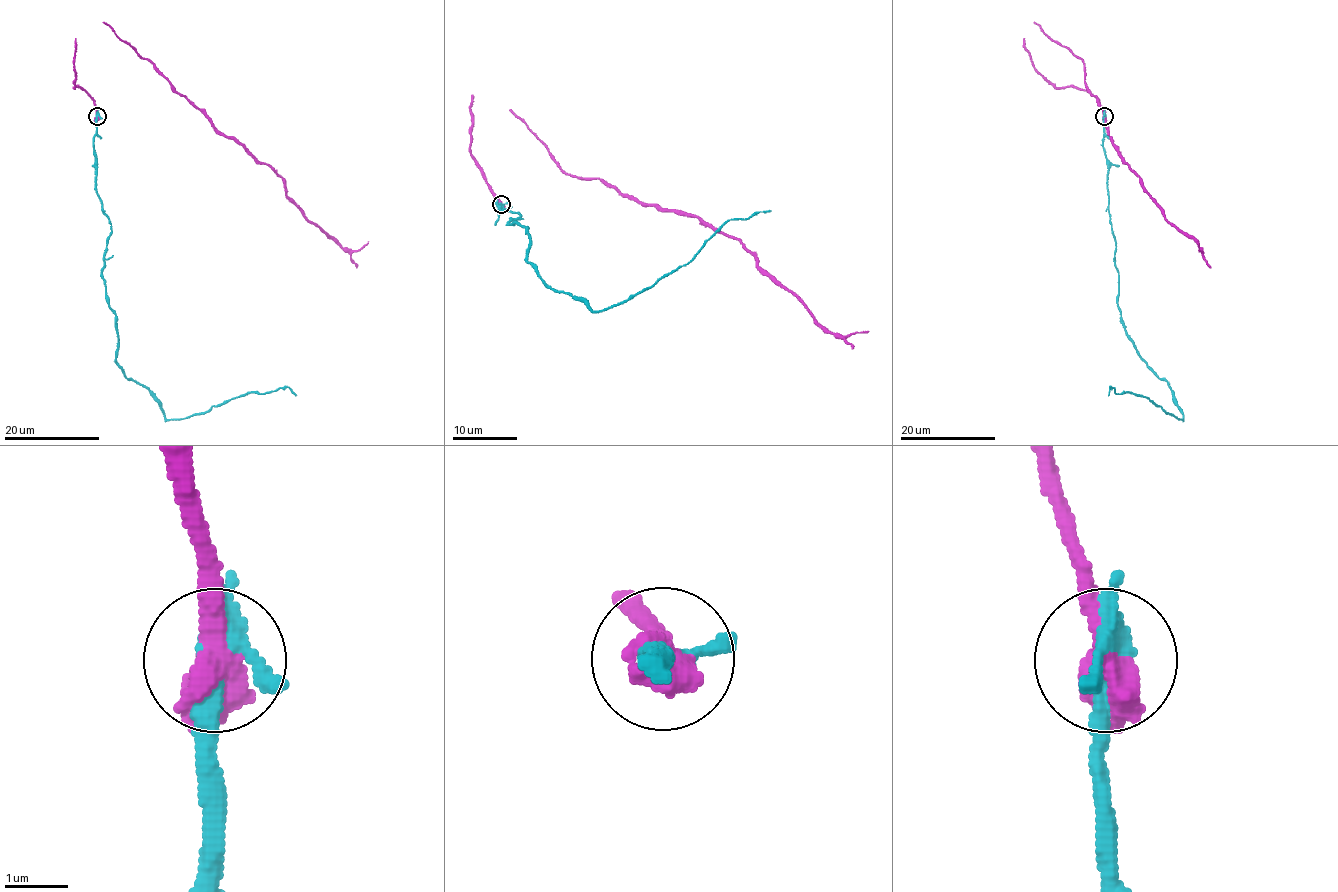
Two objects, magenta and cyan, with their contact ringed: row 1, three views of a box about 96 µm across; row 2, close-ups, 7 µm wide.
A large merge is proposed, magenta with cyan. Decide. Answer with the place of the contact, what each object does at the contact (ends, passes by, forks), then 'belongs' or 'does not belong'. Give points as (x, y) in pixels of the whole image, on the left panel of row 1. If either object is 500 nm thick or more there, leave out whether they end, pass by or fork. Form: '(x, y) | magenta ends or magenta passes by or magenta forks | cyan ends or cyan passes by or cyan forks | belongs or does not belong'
(97, 116) | belongs

